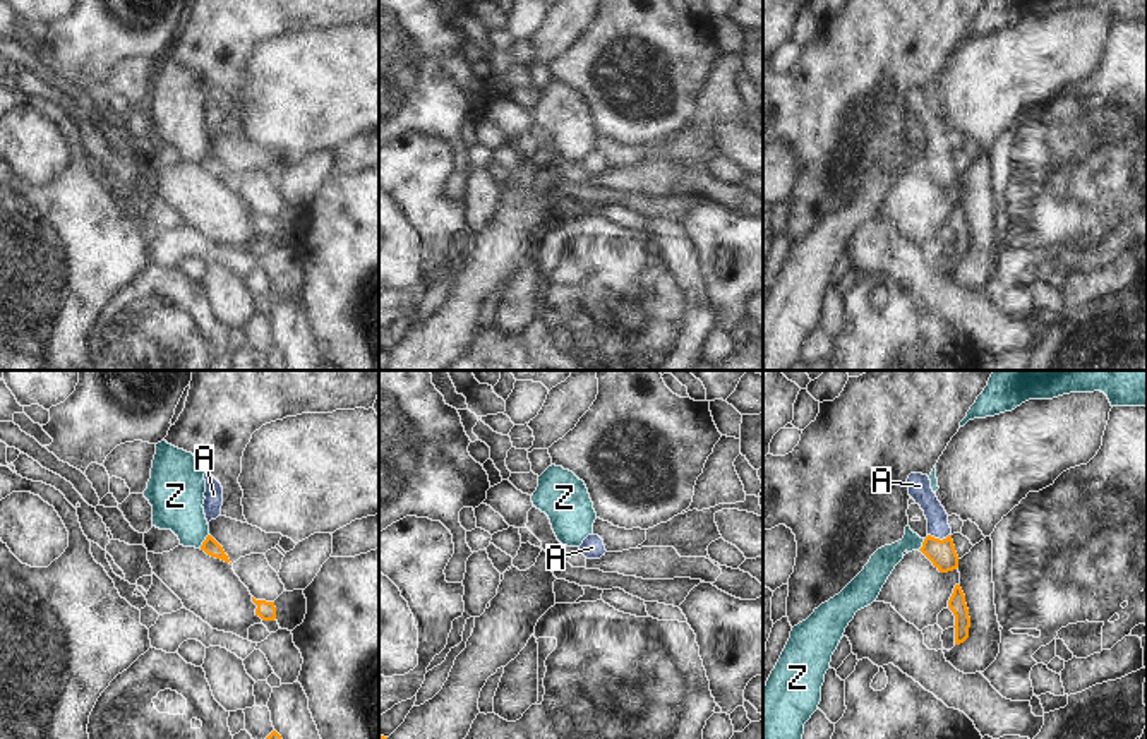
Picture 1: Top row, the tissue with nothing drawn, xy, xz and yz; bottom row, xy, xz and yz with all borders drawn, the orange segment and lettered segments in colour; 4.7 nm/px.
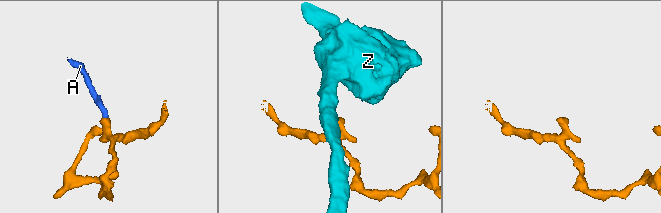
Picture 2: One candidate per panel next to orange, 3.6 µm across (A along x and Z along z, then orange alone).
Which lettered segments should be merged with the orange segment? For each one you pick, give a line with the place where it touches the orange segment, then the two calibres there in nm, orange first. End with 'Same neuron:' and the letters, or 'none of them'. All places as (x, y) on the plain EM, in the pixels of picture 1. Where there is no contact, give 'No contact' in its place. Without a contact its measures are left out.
A: Touches orange at yz (938, 155). Thickness 130 nm (orange) against 110 nm
Same neuron: A

